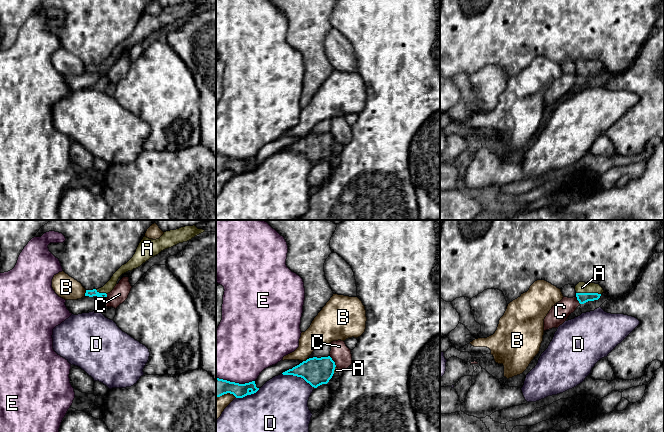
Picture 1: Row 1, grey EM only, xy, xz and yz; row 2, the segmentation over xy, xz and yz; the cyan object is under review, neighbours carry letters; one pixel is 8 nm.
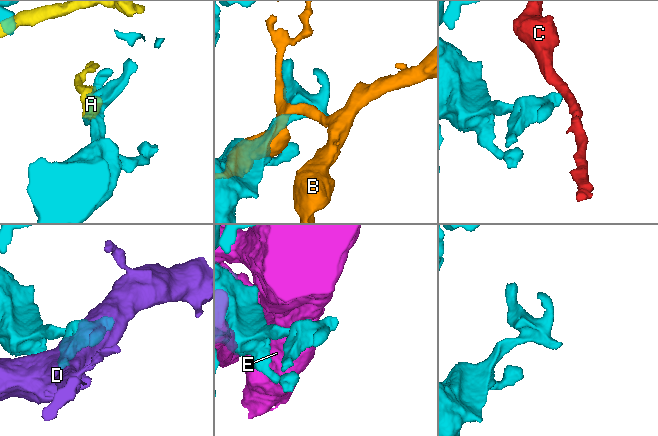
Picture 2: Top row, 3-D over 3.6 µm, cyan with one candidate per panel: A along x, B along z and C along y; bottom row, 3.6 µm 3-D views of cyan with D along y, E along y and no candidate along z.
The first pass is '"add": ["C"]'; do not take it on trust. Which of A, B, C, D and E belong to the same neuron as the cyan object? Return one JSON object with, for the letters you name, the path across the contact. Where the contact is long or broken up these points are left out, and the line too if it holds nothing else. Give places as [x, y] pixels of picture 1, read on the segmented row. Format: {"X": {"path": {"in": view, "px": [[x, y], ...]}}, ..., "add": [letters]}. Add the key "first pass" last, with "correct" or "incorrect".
{"A": {"path": {"in": "yz", "px": [[581, 297], [588, 293], [582, 287]]}}, "add": ["A"], "first pass": "incorrect"}

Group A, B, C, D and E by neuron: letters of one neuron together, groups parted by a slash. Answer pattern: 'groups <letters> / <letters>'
groups A / B / C / D / E

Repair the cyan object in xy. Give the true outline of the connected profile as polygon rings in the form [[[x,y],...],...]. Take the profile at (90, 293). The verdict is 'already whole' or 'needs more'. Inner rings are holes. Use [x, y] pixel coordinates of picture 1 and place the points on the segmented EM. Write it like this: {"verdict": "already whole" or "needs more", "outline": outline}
{"verdict": "needs more", "outline": [[[193,225],[166,231],[159,239],[156,240],[143,237],[133,257],[126,264],[122,265],[103,287],[99,289],[86,290],[85,296],[97,296],[101,297],[102,300],[105,301],[107,294],[114,289],[122,274],[140,267],[143,263],[158,255],[161,251],[171,248],[179,243],[187,242],[203,232],[205,232],[205,230],[198,229]]]}

